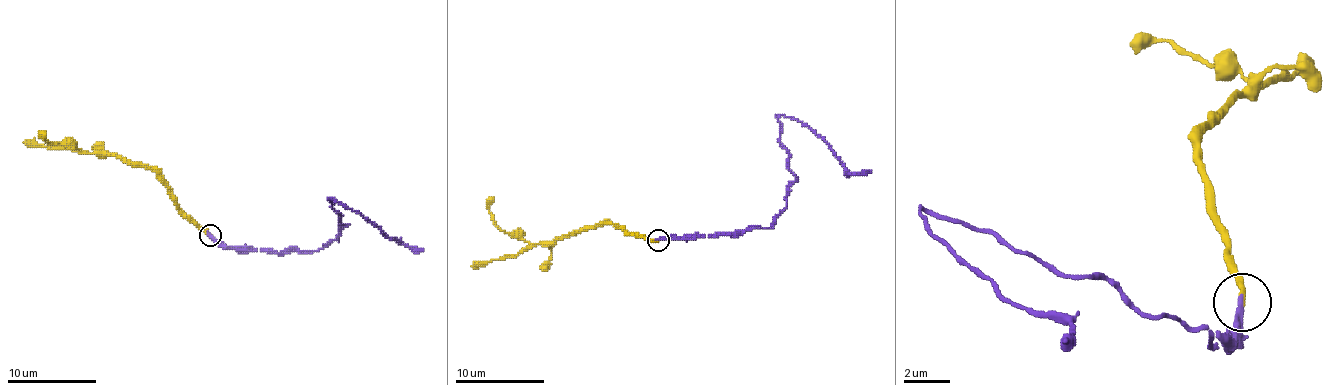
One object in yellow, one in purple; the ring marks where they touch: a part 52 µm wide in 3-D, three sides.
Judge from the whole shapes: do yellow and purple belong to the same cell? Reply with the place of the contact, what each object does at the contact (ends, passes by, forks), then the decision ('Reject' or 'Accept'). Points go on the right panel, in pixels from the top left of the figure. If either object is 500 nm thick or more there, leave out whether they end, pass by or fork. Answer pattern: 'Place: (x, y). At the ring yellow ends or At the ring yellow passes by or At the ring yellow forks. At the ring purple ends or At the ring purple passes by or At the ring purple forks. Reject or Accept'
Place: (1242, 302). At the ring yellow ends. At the ring purple ends. Accept

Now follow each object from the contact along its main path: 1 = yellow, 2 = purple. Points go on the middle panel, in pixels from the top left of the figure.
1: (658, 239), (602, 224), (562, 239), (529, 244), (495, 224), (489, 210), (493, 197)
2: (658, 239), (771, 228), (795, 179), (780, 141), (782, 115), (807, 124), (851, 173), (871, 170)

